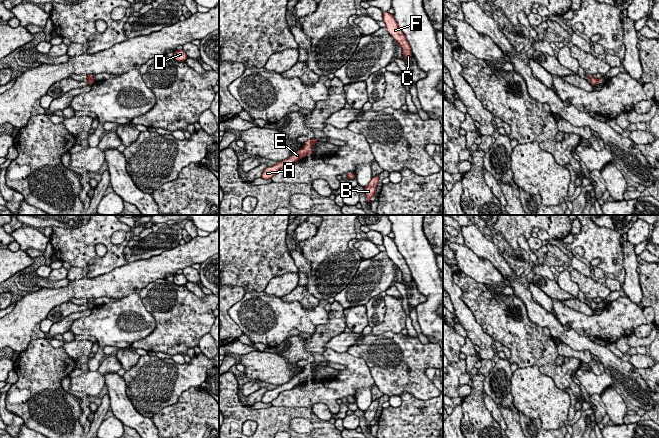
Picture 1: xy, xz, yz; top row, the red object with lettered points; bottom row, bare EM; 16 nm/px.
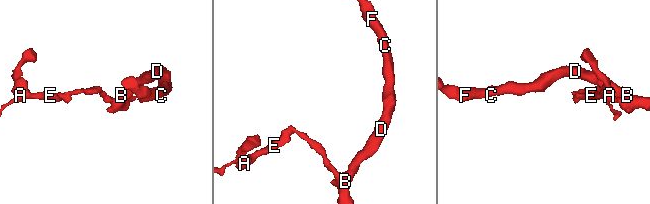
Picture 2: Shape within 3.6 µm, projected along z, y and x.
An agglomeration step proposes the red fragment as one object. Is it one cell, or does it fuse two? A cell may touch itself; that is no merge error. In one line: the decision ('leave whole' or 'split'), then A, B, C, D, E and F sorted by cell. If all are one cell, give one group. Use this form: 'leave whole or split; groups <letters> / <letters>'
split; groups A E / B C D F

